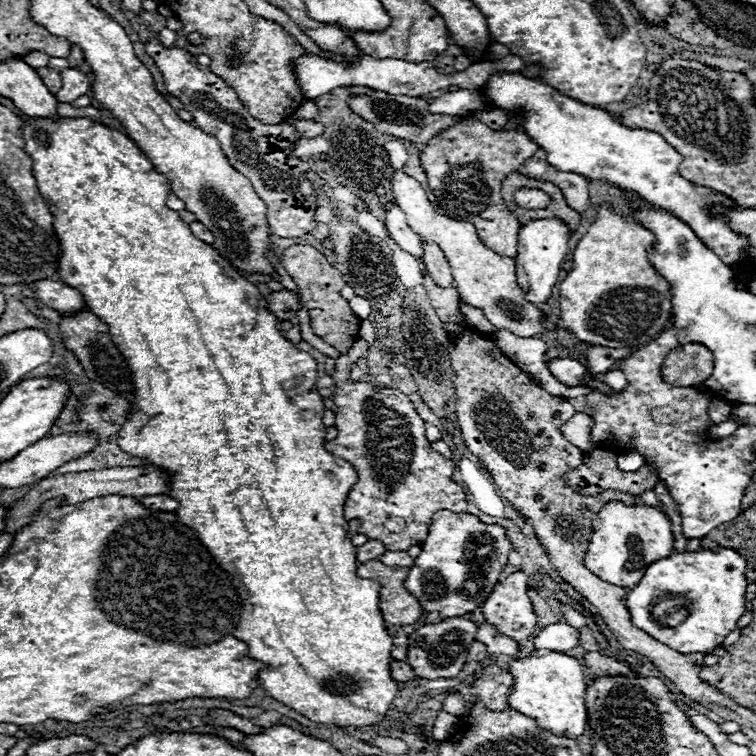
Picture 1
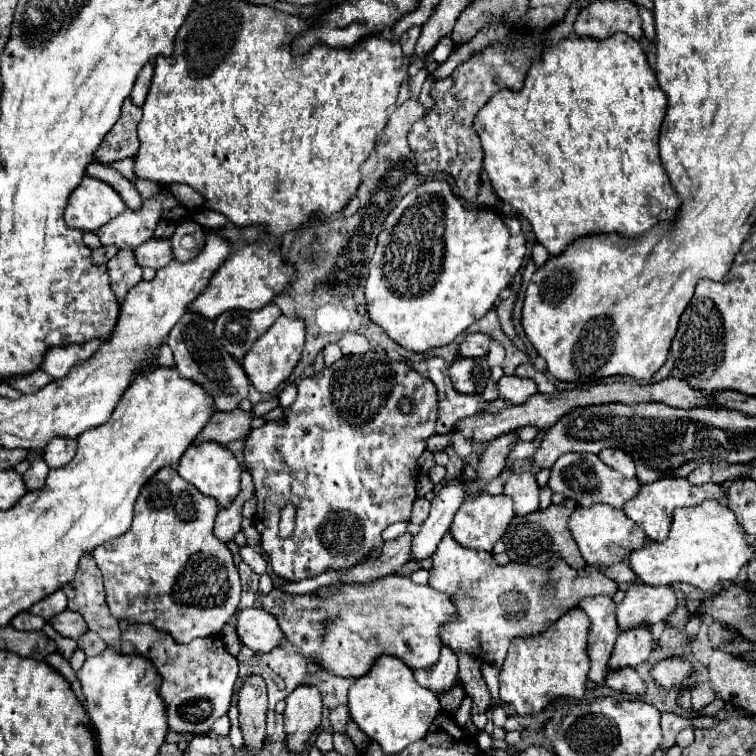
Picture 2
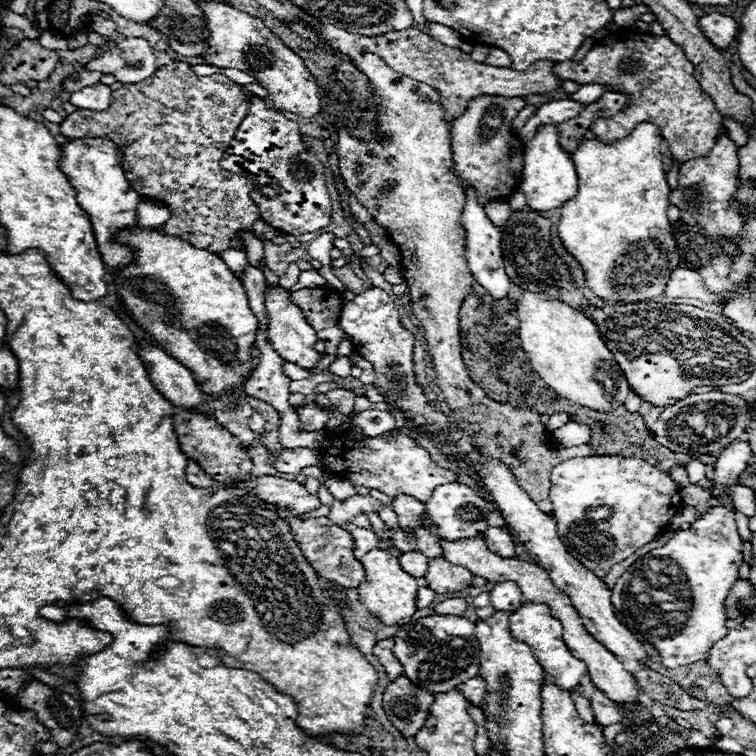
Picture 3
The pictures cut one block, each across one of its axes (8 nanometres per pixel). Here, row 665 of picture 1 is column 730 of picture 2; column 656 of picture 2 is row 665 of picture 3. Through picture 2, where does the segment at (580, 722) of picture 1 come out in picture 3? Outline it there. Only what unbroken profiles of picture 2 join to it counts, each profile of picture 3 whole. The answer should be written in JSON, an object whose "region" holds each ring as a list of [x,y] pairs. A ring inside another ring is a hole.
{"region":[[[526,602],[520,610],[512,612],[510,614],[510,632],[512,632],[514,640],[524,642],[524,644],[528,644],[532,648],[534,658],[542,664],[544,672],[554,680],[554,684],[558,688],[568,690],[568,692],[578,688],[580,678],[588,672],[586,664],[572,656],[572,652],[568,650],[568,646],[562,640],[562,624],[560,624],[560,620],[550,616],[550,610],[546,608],[546,604]]]}

